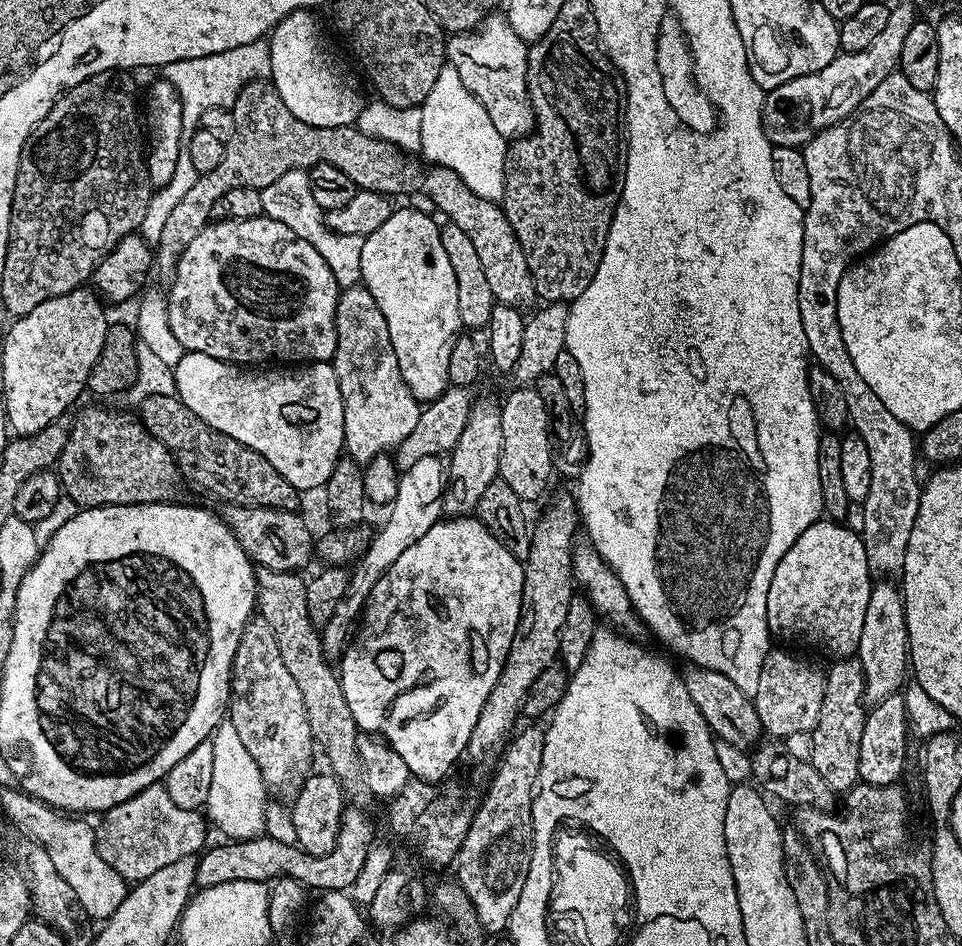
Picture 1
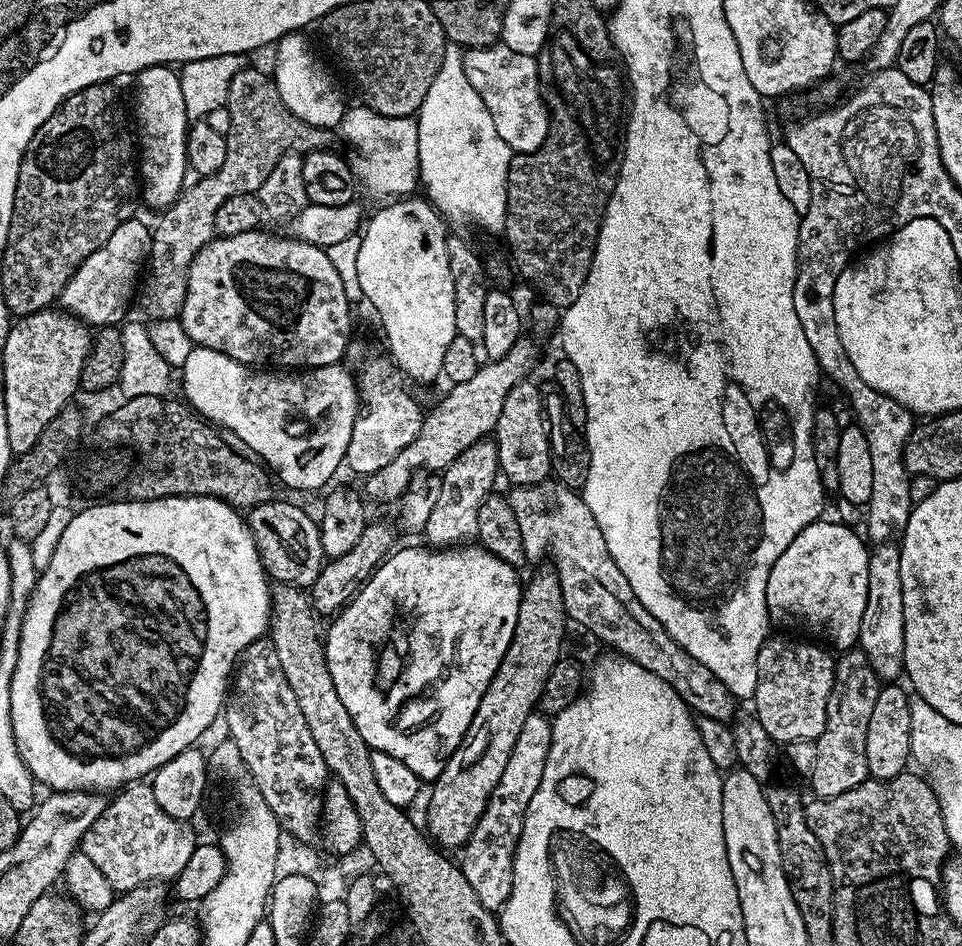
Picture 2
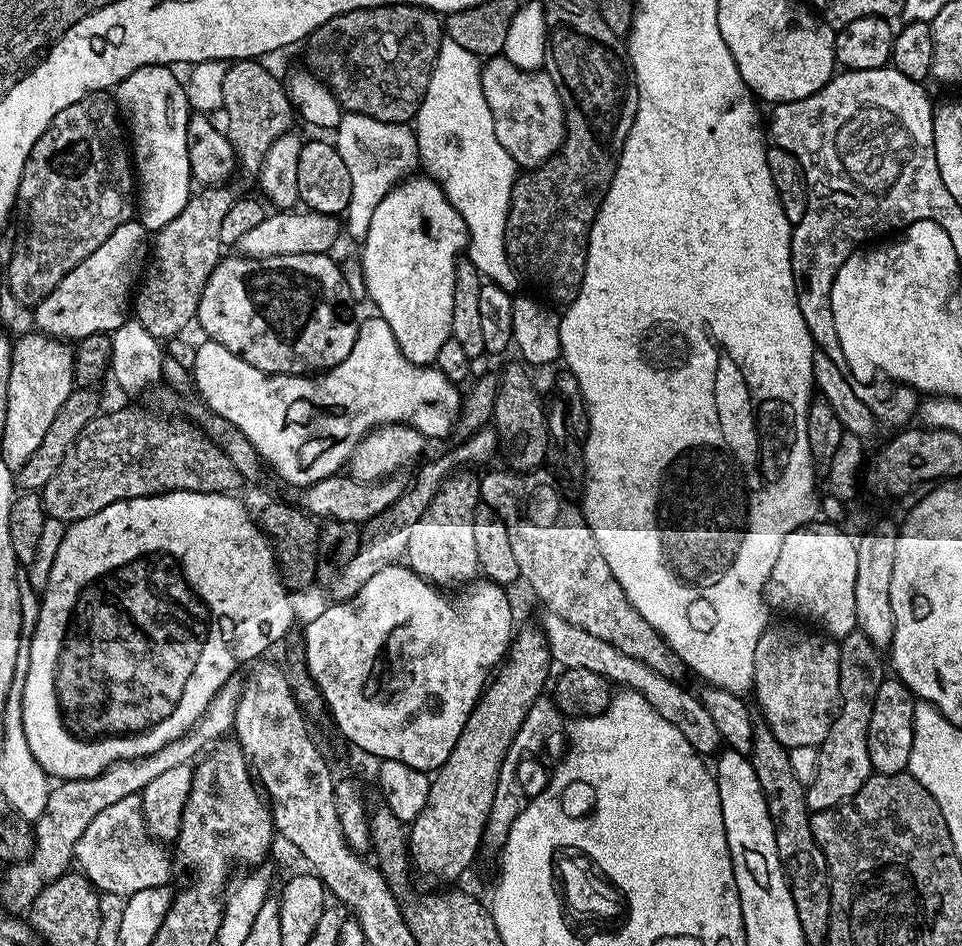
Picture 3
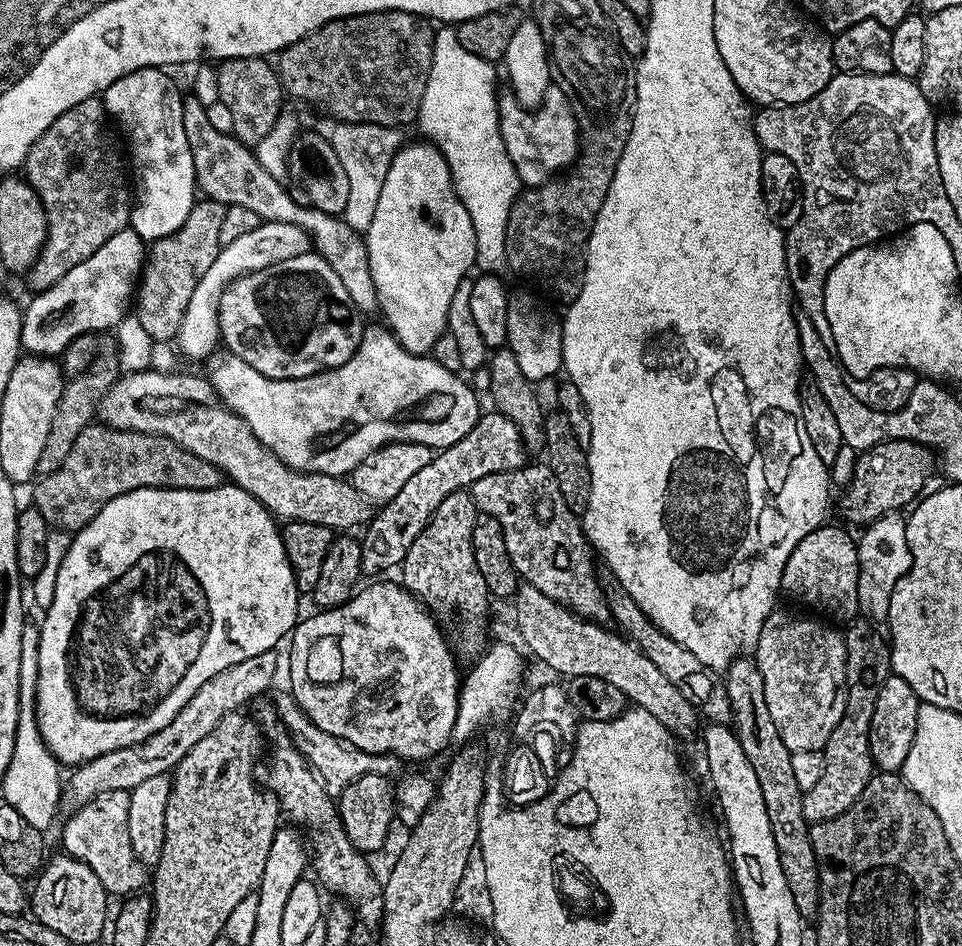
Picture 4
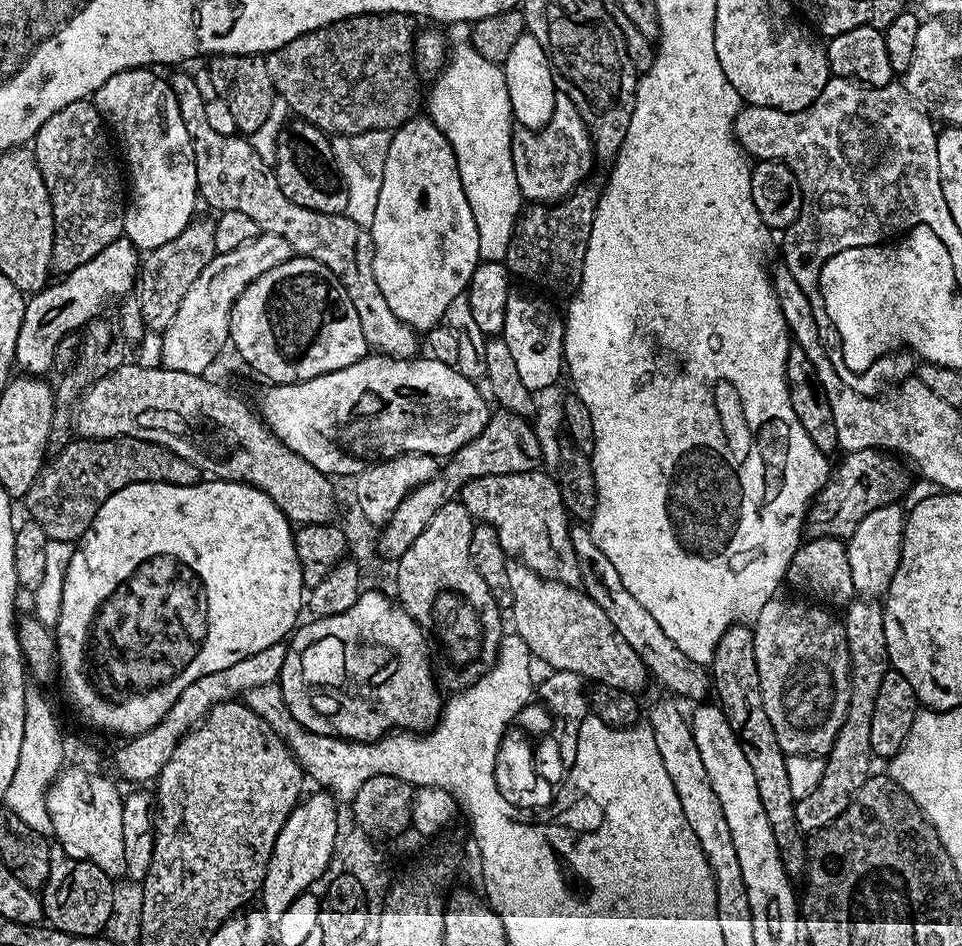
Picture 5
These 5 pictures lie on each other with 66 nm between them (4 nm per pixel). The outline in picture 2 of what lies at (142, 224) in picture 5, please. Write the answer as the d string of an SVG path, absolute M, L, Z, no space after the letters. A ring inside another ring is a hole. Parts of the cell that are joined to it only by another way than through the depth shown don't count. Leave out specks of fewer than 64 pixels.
M155 64L149 68L142 69L141 72L137 72L134 77L134 83L136 83L136 120L134 116L134 132L138 137L138 180L142 185L142 200L149 204L150 207L156 208L155 210L163 210L169 208L178 197L180 193L184 191L186 187L186 179L184 175L189 175L190 169L188 167L188 159L186 158L186 138L188 137L188 129L190 127L190 121L186 114L186 101L182 99L182 82L180 81L179 71L175 67L167 64Z

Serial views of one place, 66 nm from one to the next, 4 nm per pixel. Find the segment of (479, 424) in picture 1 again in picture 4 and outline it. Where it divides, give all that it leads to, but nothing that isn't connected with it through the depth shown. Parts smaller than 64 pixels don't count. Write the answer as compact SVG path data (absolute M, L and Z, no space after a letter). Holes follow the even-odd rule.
M461 490L450 494L450 498L442 498L442 506L438 506L438 510L430 518L422 534L414 538L414 546L410 546L402 565L403 587L407 588L432 613L432 617L440 625L440 631L444 633L453 653L461 661L468 660L467 662L475 661L483 656L490 644L490 637L488 638L490 593L486 581L482 579L482 573L478 571L478 562L474 562L472 549L472 535L477 515L478 509L476 503L472 501L471 491Z

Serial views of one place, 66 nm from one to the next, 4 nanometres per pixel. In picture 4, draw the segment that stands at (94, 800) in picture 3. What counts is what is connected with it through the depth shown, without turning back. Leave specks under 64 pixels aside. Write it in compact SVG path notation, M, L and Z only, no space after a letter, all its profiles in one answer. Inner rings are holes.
M275 651L254 654L254 658L246 658L246 662L238 662L222 670L222 674L214 674L214 678L210 678L210 682L202 685L198 694L194 694L190 703L176 715L174 722L170 722L170 726L158 730L158 734L134 746L102 754L89 760L87 764L79 765L73 771L76 773L69 780L67 777L63 785L63 799L67 803L69 800L72 806L79 806L90 802L103 792L122 790L129 793L134 786L146 782L146 778L171 773L180 765L182 758L186 758L186 754L190 754L190 750L194 750L194 746L198 746L198 742L202 742L202 738L206 738L206 734L210 734L210 730L214 730L214 726L222 722L222 718L226 718L232 712L241 711L245 707L243 704L248 704L255 696L262 695L275 682L276 671L279 668L281 671L282 668L281 657L279 660L276 655Z

